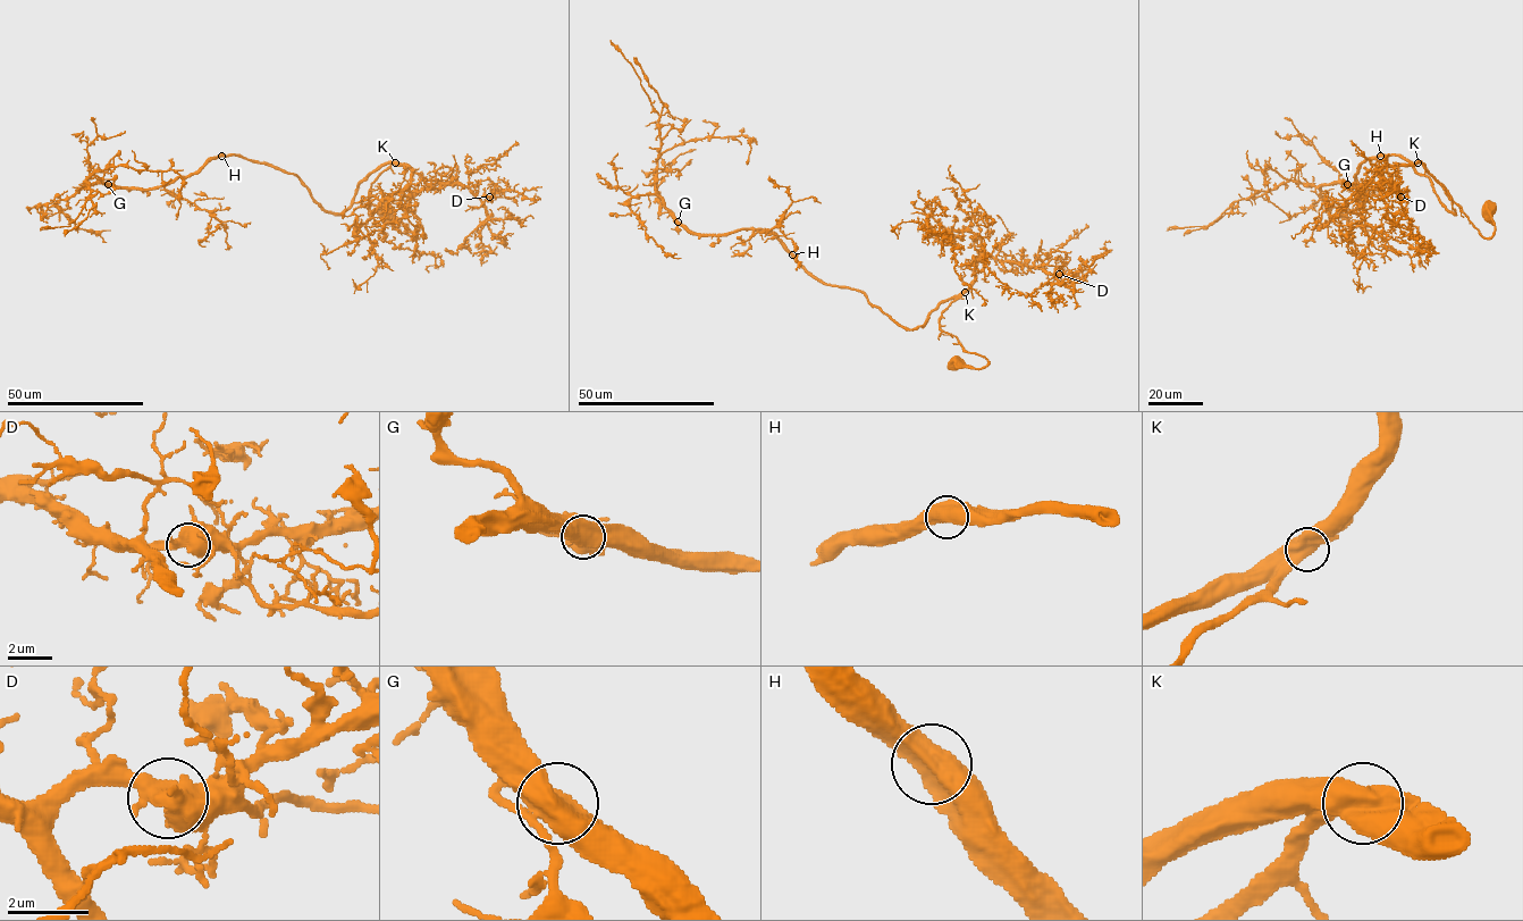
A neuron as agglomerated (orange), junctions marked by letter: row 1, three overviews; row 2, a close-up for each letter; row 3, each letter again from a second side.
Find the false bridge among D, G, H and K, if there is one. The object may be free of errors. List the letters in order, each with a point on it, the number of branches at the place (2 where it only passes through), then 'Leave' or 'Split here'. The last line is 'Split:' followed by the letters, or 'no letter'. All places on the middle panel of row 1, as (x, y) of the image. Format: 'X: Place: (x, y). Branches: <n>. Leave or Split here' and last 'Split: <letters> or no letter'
D: Place: (1059, 274). Branches: 2. Leave
G: Place: (678, 222). Branches: 2. Leave
H: Place: (792, 254). Branches: 2. Leave
K: Place: (965, 292). Branches: 2. Leave
Split: no letter

